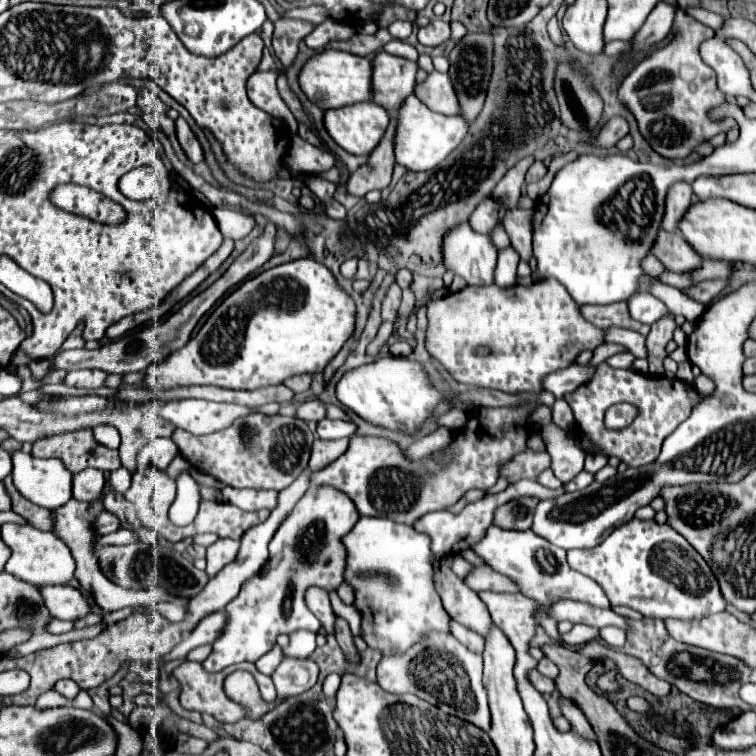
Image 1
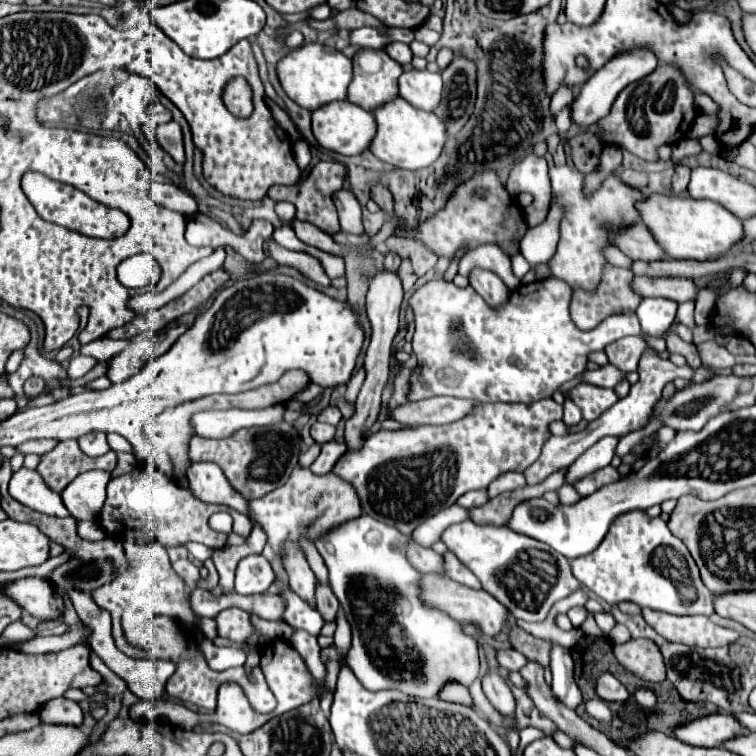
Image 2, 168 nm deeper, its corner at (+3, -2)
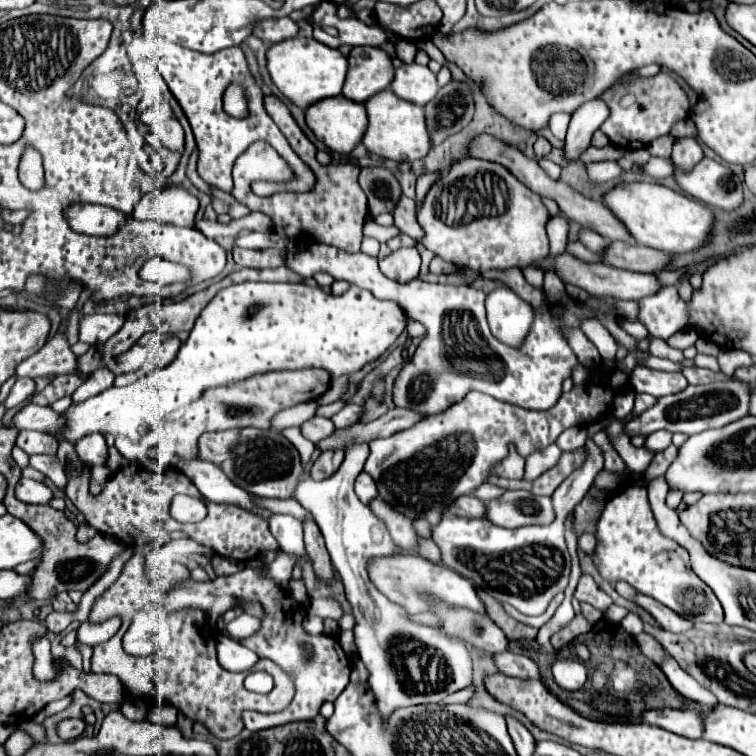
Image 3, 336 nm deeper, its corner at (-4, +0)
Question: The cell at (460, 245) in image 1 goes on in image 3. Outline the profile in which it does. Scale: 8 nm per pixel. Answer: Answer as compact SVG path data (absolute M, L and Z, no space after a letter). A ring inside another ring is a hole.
M498 287L486 297L486 313L492 335L508 347L522 347L534 323L534 309L512 289Z

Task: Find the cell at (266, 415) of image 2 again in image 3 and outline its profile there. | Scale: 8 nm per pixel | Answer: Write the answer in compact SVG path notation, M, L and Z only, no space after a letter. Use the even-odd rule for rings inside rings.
M308 401L308 403L296 405L296 407L288 407L288 409L280 411L280 415L276 415L276 419L272 419L272 427L276 431L282 431L286 427L300 427L300 423L304 423L316 415L316 409L318 409L316 401Z

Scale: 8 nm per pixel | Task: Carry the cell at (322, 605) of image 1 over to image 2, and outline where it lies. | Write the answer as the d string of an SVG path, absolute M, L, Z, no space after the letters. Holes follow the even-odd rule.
M285 545L285 569L289 575L289 585L291 589L311 607L315 607L315 587L317 587L317 579L307 563L307 559L303 557L303 553L295 547L295 545Z

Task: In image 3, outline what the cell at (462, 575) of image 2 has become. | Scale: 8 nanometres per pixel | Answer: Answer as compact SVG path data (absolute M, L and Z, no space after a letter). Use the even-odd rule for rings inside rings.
M418 537L418 553L420 553L420 557L424 557L432 563L440 561L440 549L436 547L436 543L432 543L432 539Z

